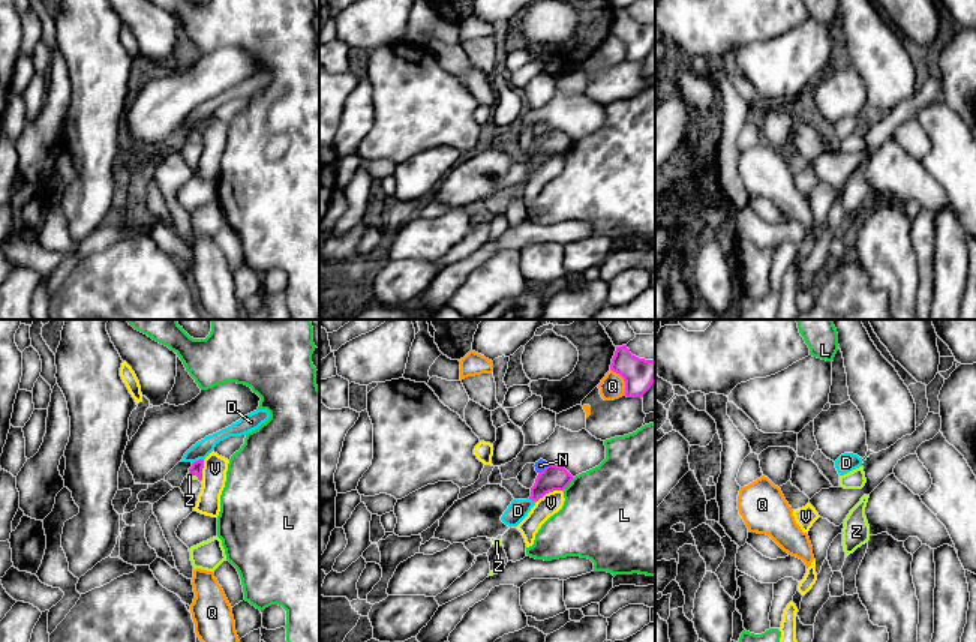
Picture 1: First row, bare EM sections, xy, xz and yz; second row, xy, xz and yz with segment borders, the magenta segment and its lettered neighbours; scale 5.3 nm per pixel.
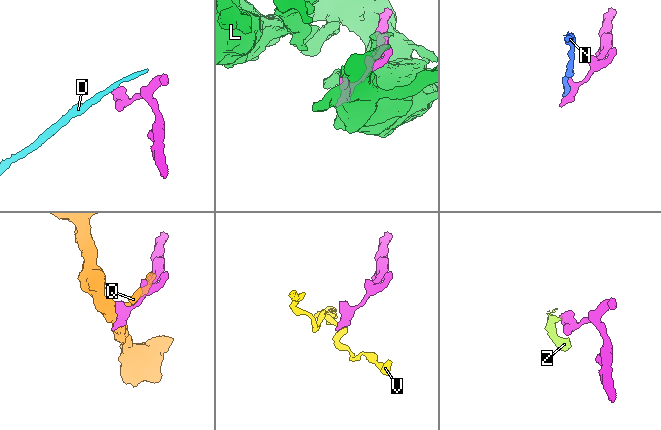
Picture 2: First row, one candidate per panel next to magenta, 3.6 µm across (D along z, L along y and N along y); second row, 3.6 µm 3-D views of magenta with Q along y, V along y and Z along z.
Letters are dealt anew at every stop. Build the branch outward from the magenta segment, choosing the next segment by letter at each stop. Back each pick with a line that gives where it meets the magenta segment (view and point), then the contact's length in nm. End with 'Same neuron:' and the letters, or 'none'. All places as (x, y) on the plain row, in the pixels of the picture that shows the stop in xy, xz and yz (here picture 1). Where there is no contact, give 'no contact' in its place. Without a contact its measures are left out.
Z: meets magenta in xy at (194, 138); contact 70 nm long
Same neuron: Z

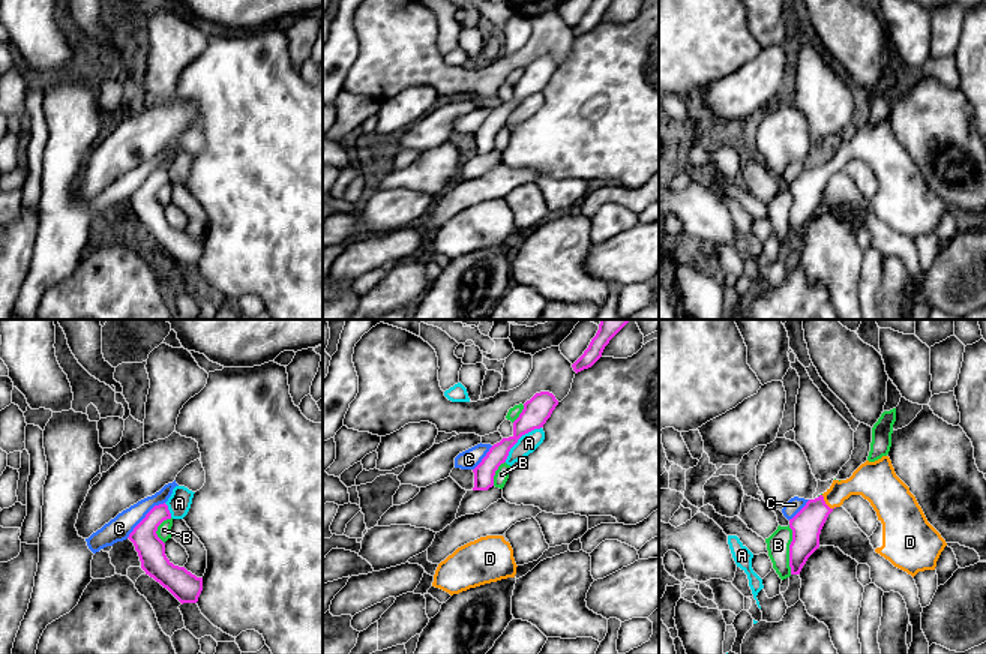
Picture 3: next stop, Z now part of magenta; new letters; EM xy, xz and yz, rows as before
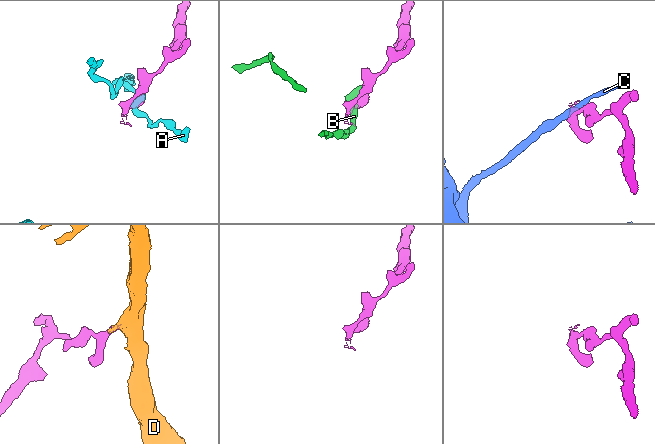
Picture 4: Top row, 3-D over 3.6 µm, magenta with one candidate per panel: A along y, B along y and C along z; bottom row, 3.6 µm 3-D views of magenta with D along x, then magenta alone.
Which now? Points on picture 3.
D: meets magenta in yz at (826, 168); contact 100 nm long
Same neuron: D

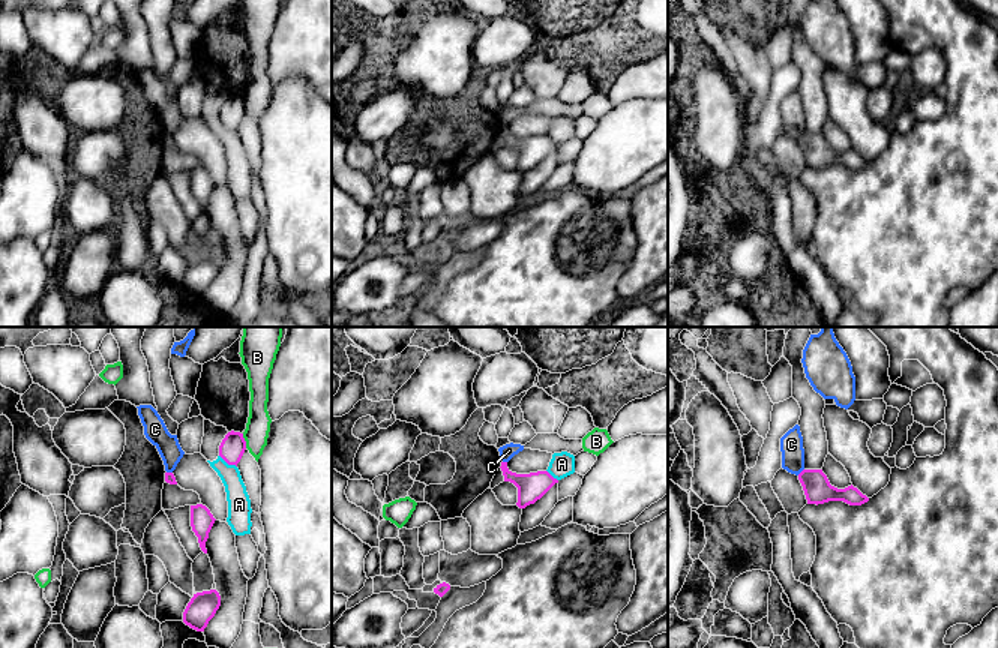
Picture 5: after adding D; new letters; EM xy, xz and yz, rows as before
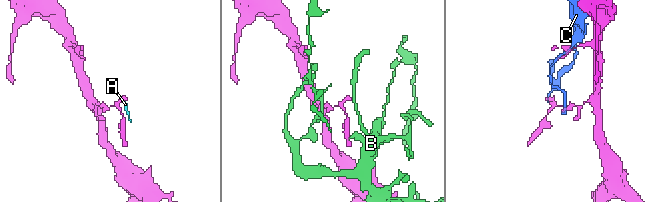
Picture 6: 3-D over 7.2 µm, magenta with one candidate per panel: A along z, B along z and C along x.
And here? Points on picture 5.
Same neuron: none

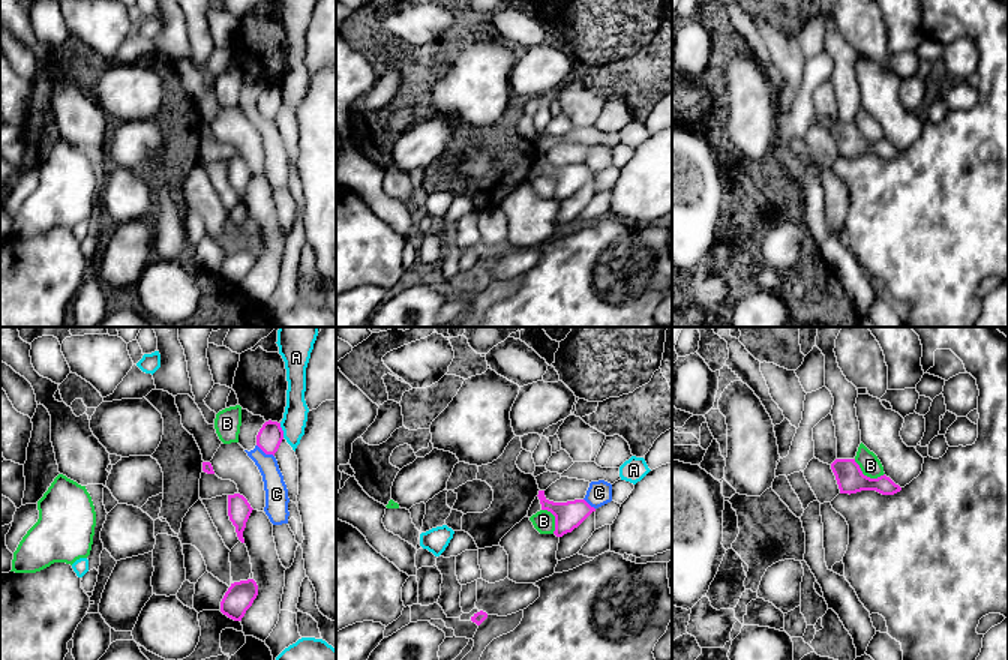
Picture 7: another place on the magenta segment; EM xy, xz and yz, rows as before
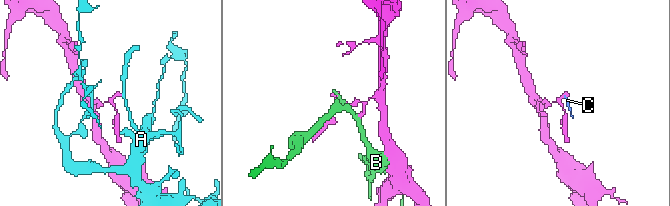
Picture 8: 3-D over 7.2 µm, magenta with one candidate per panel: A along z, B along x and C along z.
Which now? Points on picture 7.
Same neuron: none

